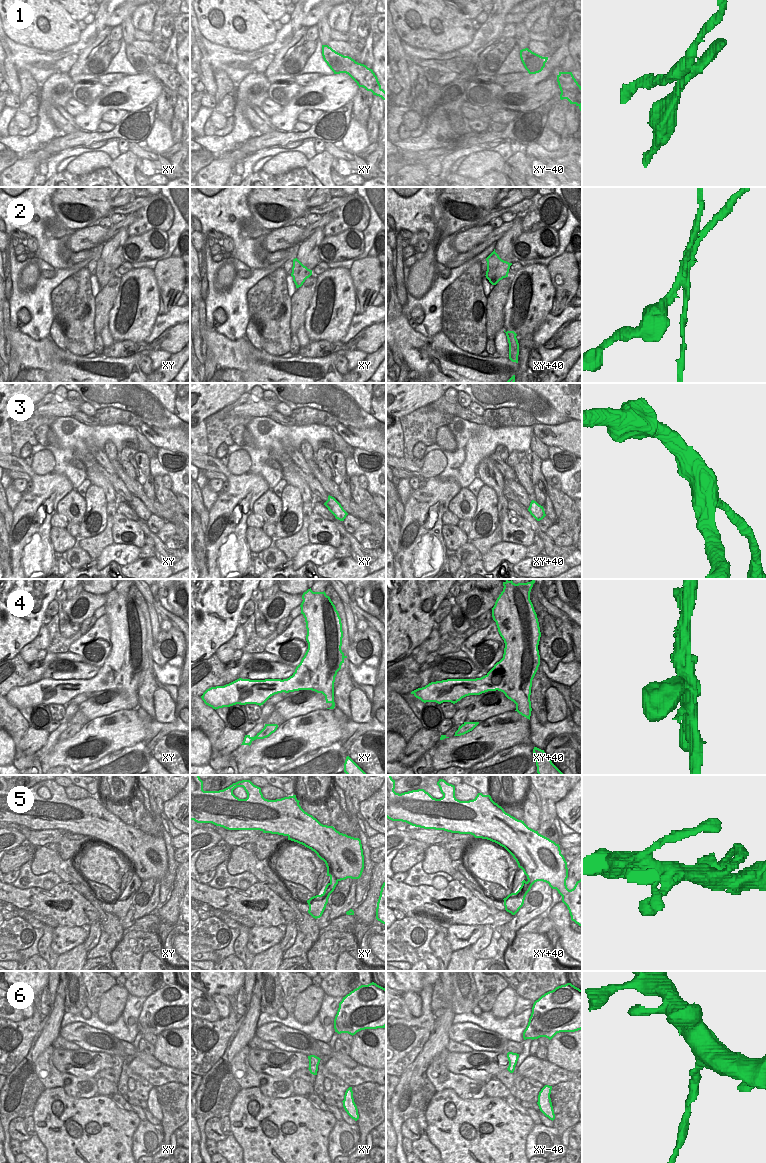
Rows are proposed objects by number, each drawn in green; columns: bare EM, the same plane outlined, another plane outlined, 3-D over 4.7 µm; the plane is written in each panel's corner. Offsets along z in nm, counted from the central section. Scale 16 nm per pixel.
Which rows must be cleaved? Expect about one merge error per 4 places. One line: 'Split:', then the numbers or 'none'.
Split: 2

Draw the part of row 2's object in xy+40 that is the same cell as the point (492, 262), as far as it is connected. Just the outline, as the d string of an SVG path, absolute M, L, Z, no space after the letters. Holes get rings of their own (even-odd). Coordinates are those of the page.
M489 255L486 258L487 261L487 271L486 271L486 278L490 281L489 275L488 273L493 269L493 268L497 268L497 266L499 265L500 259L496 259L494 256Z

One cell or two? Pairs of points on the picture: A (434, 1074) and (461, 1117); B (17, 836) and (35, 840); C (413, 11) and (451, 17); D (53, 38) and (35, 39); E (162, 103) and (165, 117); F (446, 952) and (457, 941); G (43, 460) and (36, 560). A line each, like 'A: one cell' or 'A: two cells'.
A: two cells
B: two cells
C: one cell
D: one cell
E: one cell
F: two cells
G: two cells

